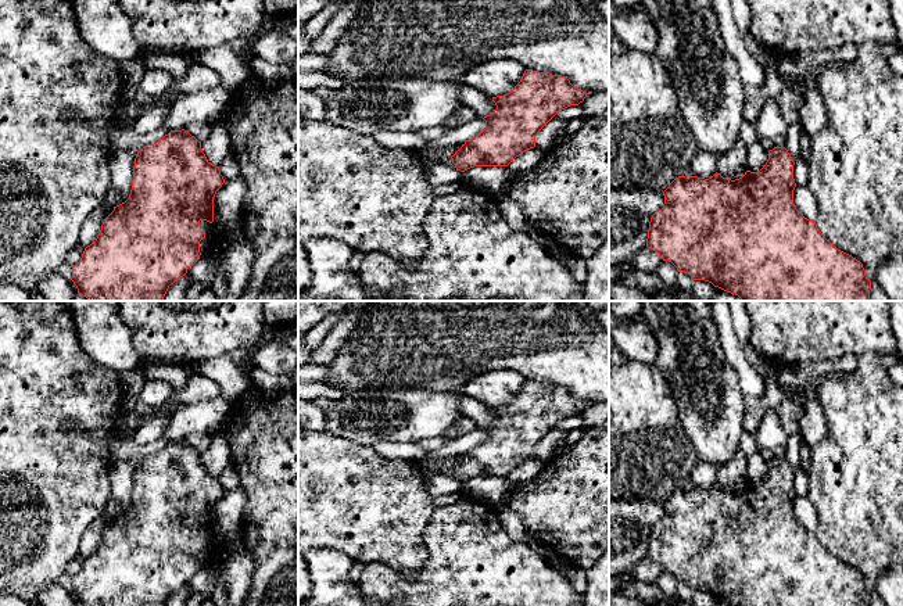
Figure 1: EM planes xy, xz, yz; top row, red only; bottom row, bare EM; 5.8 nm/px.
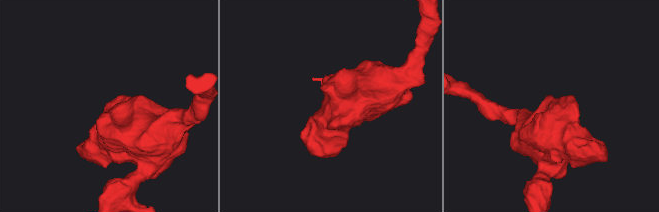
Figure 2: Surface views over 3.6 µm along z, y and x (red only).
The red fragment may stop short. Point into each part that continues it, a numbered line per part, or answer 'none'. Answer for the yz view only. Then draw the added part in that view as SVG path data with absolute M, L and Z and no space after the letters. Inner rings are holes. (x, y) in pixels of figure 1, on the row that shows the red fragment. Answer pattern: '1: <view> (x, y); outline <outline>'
none

